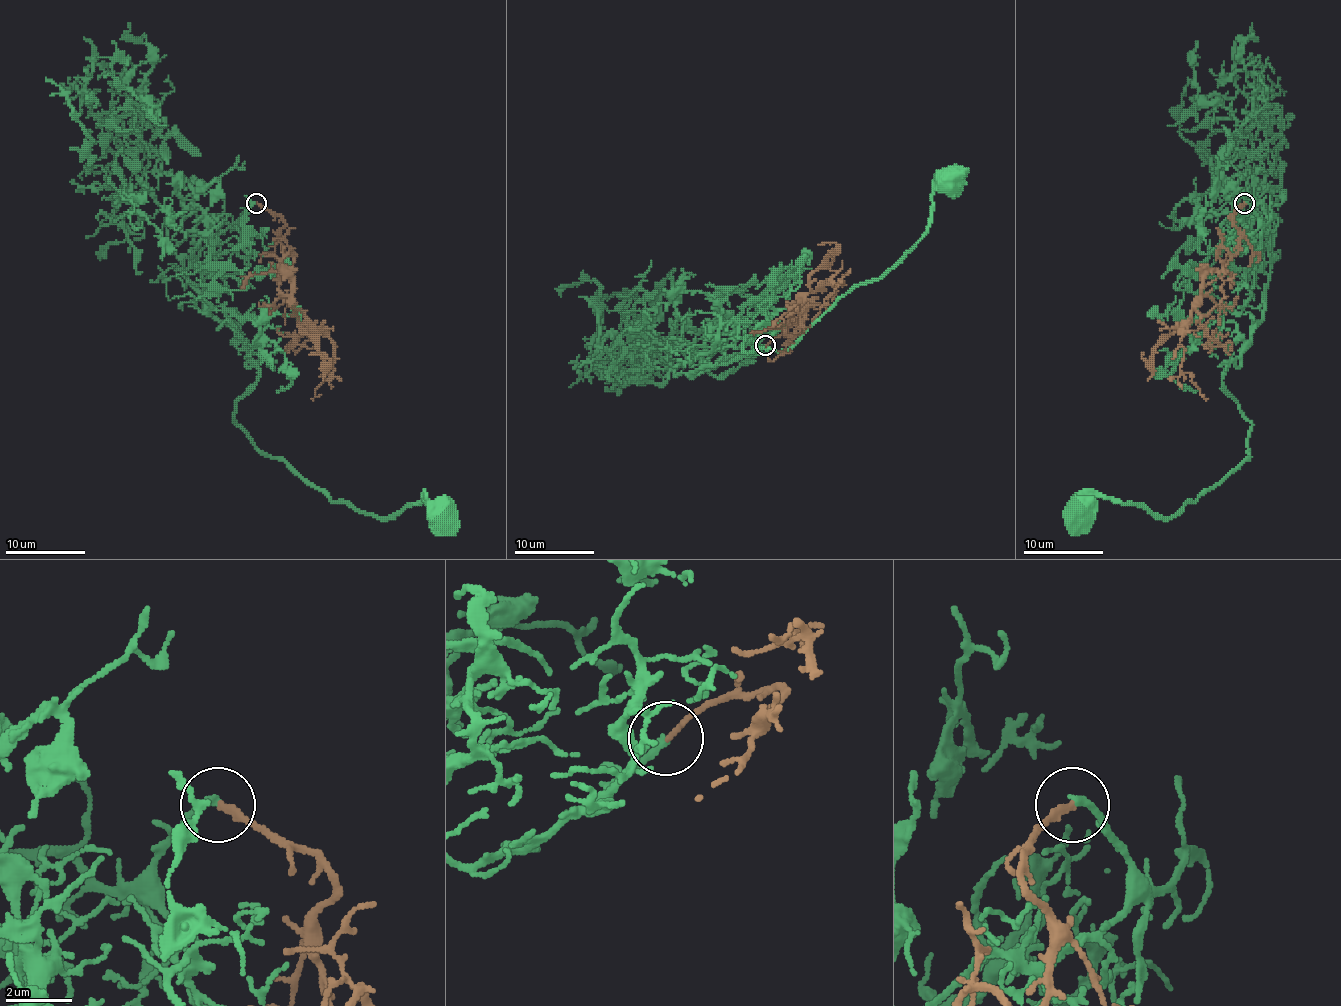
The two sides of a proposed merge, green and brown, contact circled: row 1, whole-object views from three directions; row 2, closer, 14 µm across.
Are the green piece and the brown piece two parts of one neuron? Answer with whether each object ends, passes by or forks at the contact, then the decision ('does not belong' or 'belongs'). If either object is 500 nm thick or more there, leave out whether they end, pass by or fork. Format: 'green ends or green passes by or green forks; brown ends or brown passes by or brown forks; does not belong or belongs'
green ends; brown ends; belongs

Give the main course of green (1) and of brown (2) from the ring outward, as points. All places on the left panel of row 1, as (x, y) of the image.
1: (257, 204), (196, 222), (182, 264), (259, 370), (234, 421), (333, 501), (395, 517), (423, 497), (443, 517)
2: (257, 204), (285, 224), (279, 268), (293, 304), (333, 344), (333, 370), (311, 398)

